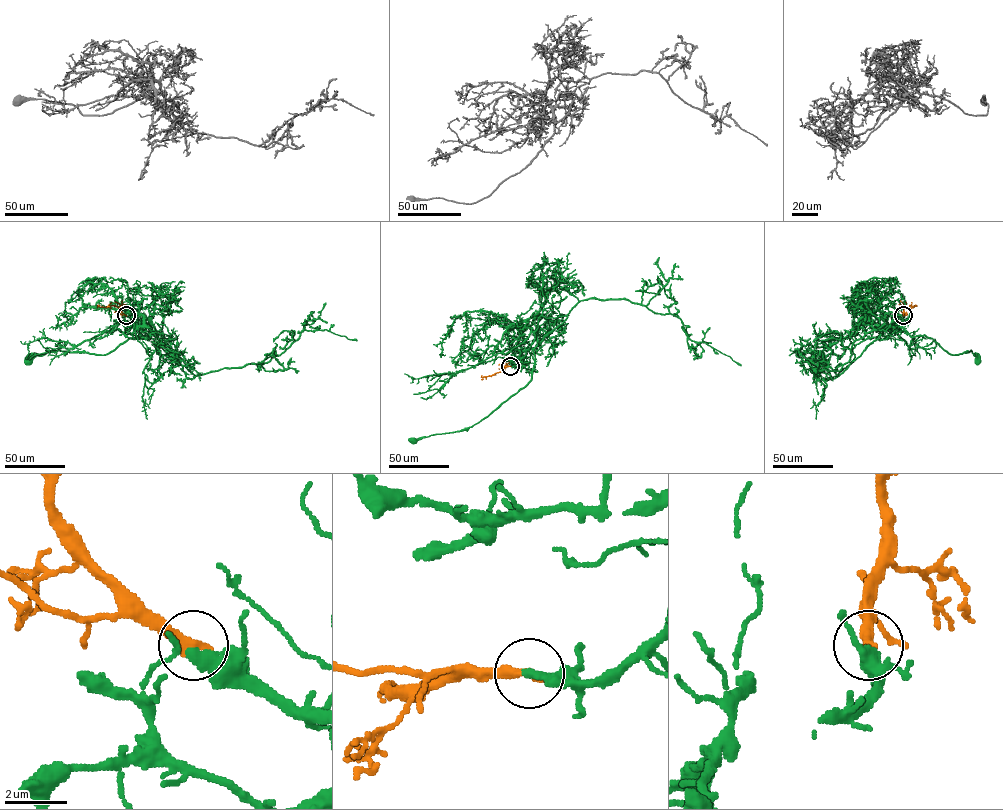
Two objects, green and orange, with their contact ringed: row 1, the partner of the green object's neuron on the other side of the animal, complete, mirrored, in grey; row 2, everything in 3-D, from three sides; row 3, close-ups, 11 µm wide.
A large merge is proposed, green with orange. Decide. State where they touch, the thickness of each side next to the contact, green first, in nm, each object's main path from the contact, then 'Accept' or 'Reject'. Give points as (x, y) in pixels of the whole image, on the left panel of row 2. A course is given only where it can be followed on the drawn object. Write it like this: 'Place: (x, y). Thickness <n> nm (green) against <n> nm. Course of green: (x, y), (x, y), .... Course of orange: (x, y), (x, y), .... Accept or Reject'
Place: (126, 315). Thickness 360 nm (green) against 400 nm. Course of green: (126, 315), (136, 324), (149, 324), (147, 336), (130, 337), (105, 354), (51, 351), (27, 360). Course of orange: (126, 315), (115, 306), (97, 307). Accept

